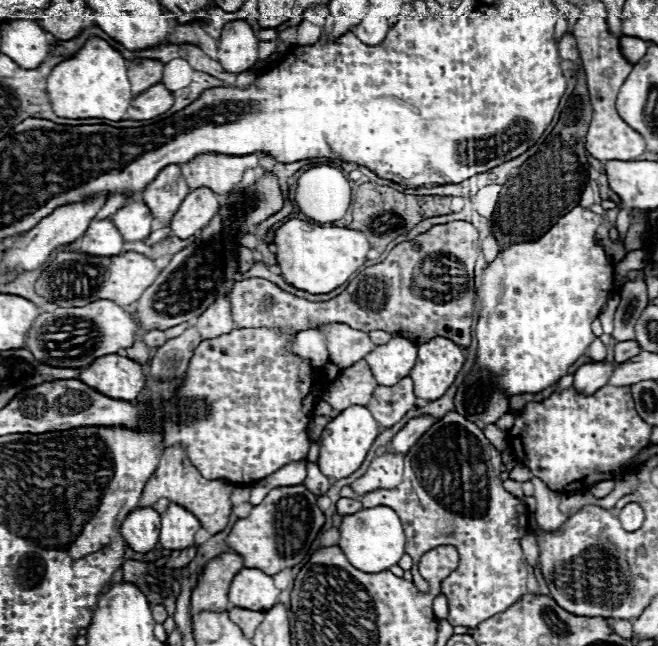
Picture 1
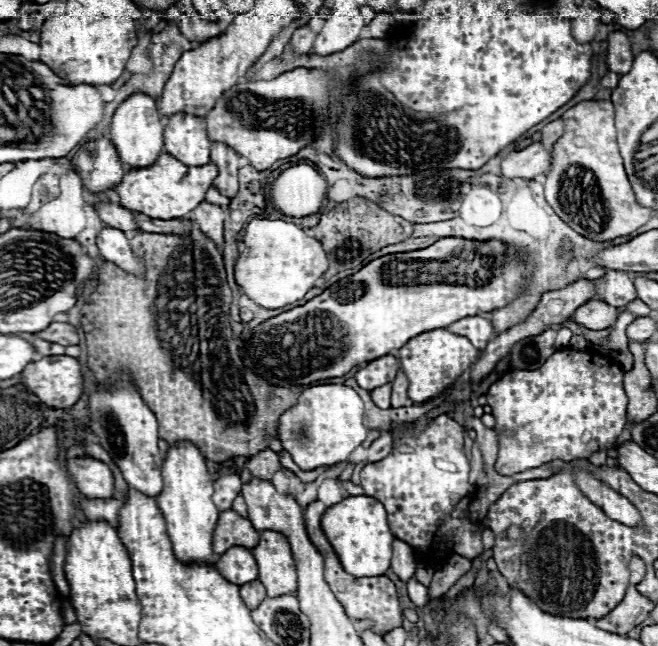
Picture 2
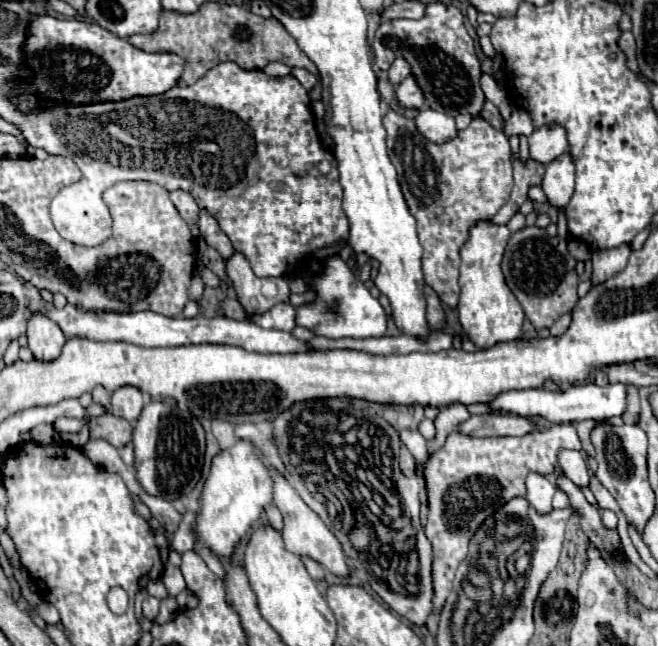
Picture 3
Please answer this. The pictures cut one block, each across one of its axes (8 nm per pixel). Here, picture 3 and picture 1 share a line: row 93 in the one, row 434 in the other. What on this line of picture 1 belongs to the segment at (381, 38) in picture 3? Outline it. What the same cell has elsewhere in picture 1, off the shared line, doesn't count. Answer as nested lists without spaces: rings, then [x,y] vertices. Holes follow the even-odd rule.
[[[450,412],[440,418],[404,456],[404,474],[402,482],[396,488],[380,488],[362,496],[364,508],[374,508],[378,504],[390,506],[398,512],[404,534],[406,534],[406,554],[412,556],[412,574],[418,576],[416,562],[426,550],[432,550],[442,544],[452,544],[460,552],[458,568],[444,580],[440,594],[448,600],[448,622],[454,626],[476,628],[480,622],[488,620],[494,614],[508,610],[522,594],[526,594],[528,572],[524,568],[524,558],[520,550],[520,538],[528,530],[528,512],[526,506],[502,488],[500,480],[500,452],[484,438],[482,430],[460,416]]]

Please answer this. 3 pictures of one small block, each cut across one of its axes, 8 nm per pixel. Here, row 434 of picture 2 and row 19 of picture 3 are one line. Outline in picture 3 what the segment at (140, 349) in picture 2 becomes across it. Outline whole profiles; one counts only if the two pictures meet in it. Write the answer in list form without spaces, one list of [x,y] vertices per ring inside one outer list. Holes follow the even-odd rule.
[[[206,2],[200,6],[194,14],[178,14],[164,10],[160,16],[160,26],[152,34],[136,34],[130,36],[130,44],[144,50],[144,52],[174,52],[184,58],[186,68],[184,76],[180,78],[178,86],[192,86],[198,78],[202,78],[210,68],[214,68],[218,62],[232,60],[240,64],[244,70],[262,70],[268,62],[284,62],[290,68],[300,66],[310,70],[312,74],[318,74],[316,66],[308,60],[308,56],[298,48],[296,40],[280,26],[276,18],[262,18],[256,16],[242,6],[236,4],[218,4],[218,2]]]

